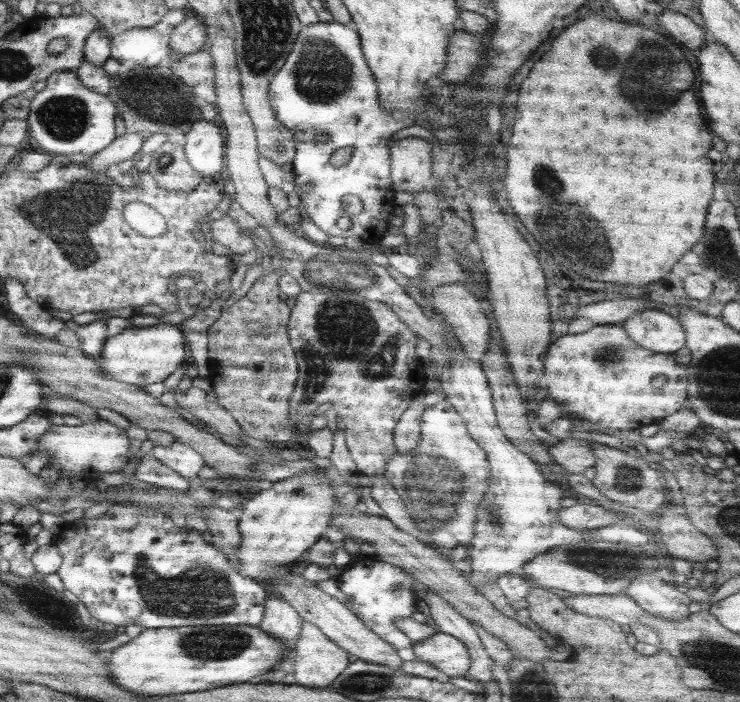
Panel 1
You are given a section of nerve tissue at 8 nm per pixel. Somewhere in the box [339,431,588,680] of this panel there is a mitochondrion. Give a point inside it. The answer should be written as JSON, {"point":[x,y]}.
{"point":[437,480]}

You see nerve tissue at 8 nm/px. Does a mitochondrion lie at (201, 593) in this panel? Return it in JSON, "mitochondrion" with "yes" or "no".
{"mitochondrion":"yes"}

